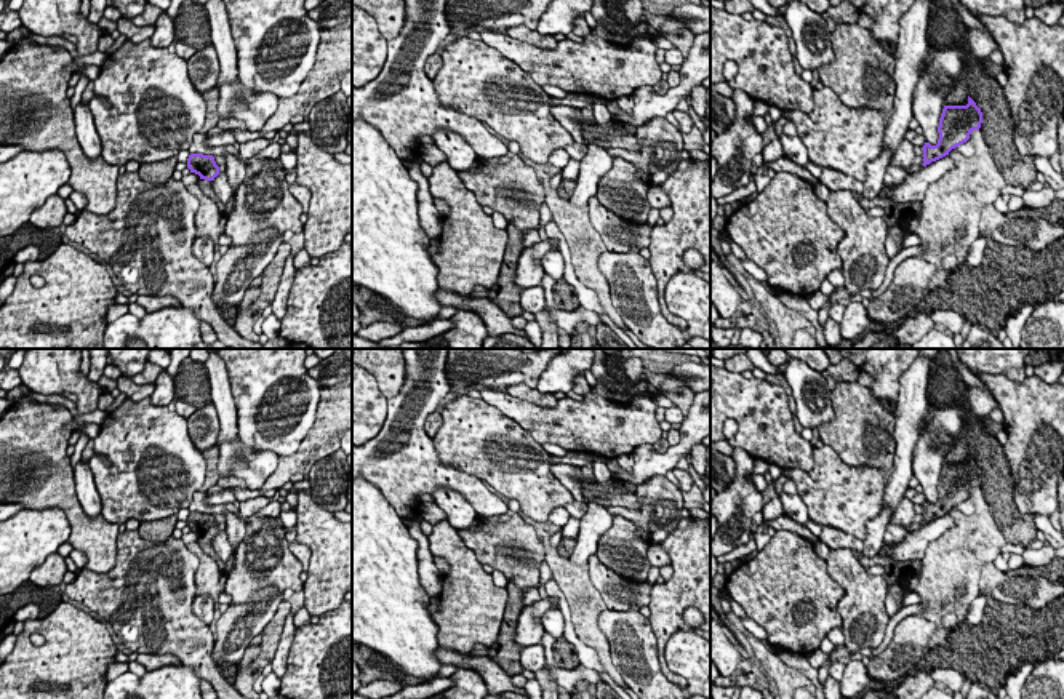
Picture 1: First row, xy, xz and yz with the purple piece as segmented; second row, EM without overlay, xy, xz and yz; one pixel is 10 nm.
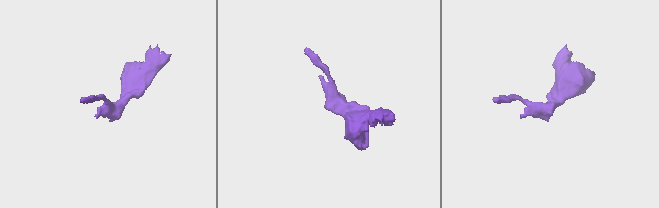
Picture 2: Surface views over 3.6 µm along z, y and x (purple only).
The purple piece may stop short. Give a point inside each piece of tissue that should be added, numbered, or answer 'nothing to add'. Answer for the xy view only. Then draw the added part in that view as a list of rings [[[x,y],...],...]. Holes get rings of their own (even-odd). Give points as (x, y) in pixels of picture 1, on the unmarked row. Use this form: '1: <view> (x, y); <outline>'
1: xy (205, 544); [[[200,537],[200,539],[198,539],[198,545],[202,547],[202,550],[203,550],[205,553],[208,553],[208,555],[213,557],[213,558],[218,558],[218,555],[216,555],[216,552],[214,552],[214,549],[213,549],[211,539]]]

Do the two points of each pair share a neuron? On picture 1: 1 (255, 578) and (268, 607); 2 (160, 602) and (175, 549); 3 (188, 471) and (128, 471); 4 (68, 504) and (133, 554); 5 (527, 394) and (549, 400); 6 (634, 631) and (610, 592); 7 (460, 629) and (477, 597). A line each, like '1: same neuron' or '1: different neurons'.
1: different neurons
2: same neuron
3: same neuron
4: different neurons
5: same neuron
6: different neurons
7: same neuron

